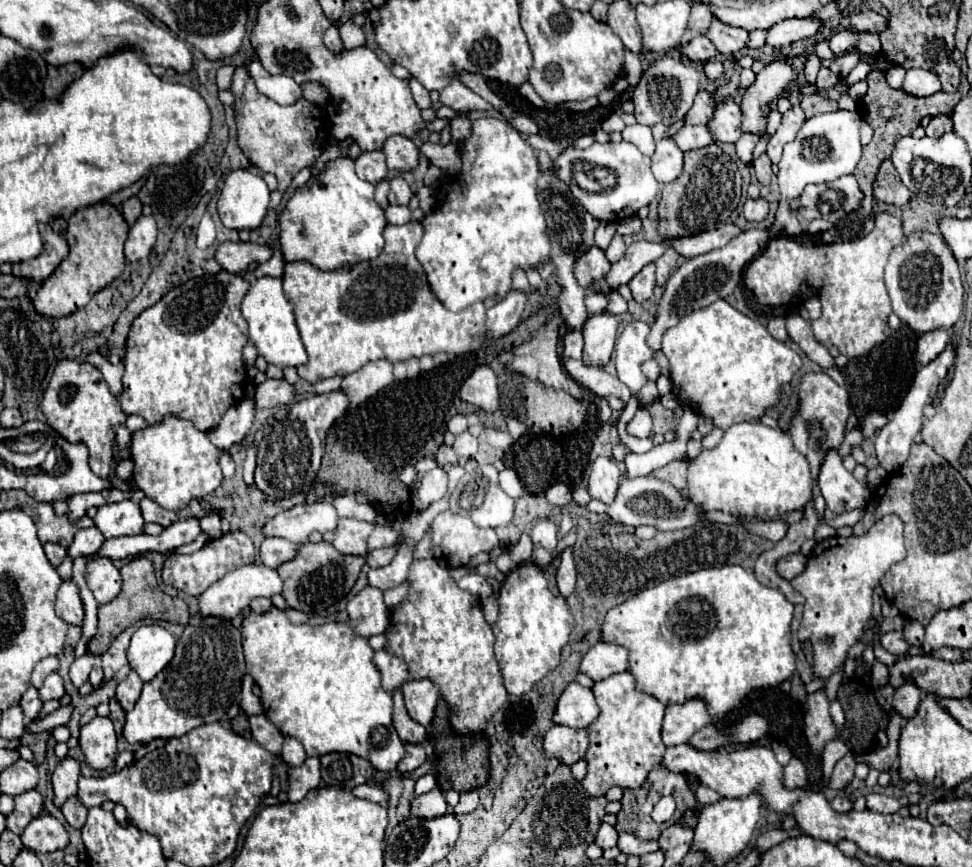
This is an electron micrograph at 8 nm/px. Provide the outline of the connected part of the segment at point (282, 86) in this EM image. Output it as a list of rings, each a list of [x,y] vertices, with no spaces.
[[[254,55],[248,57],[248,61],[242,65],[244,69],[248,69],[248,73],[254,77],[256,87],[262,95],[270,97],[272,101],[280,103],[280,105],[292,105],[296,99],[302,97],[302,89],[300,85],[292,79],[292,77],[284,77],[284,75],[270,75]]]

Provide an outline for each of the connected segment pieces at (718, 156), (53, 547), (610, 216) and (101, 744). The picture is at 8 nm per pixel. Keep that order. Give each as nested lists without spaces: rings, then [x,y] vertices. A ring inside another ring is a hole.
[[[716,143],[704,149],[686,151],[682,175],[662,187],[662,199],[658,205],[658,233],[668,241],[716,229],[738,207],[740,183],[742,177],[736,163],[732,163]]]
[[[44,543],[44,551],[46,551],[48,561],[54,567],[58,567],[64,561],[64,557],[66,557],[66,549],[62,545],[56,545],[56,543]]]
[[[620,141],[620,143],[594,143],[588,149],[576,149],[576,147],[566,147],[554,161],[552,167],[556,169],[556,177],[560,177],[560,181],[564,181],[572,195],[584,205],[584,209],[588,209],[588,213],[592,213],[596,219],[602,221],[620,221],[624,217],[636,215],[638,209],[650,205],[650,201],[658,195],[658,181],[654,179],[652,171],[650,171],[650,157],[642,155],[638,151],[636,145],[628,143],[628,141]],[[574,161],[588,161],[590,165],[602,165],[606,169],[610,169],[616,175],[616,187],[608,189],[608,191],[600,191],[600,193],[588,193],[582,191],[578,185],[572,185],[572,163]]]
[[[94,717],[80,731],[80,747],[92,769],[106,769],[116,759],[116,731],[110,717]]]

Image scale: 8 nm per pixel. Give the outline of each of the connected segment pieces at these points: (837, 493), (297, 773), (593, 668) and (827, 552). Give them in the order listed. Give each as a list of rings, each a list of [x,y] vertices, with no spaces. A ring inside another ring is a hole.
[[[828,449],[818,471],[818,487],[826,499],[826,507],[836,515],[866,507],[866,489],[844,469],[838,449]]]
[[[308,757],[300,767],[288,769],[290,781],[288,781],[288,801],[296,803],[306,797],[306,793],[312,787],[318,787],[320,783],[320,761],[318,757]]]
[[[598,641],[582,659],[580,671],[590,675],[594,681],[606,679],[614,673],[628,671],[628,649],[612,643]]]
[[[886,515],[866,535],[824,539],[808,557],[804,573],[790,581],[806,599],[798,639],[812,643],[816,677],[828,679],[846,661],[848,649],[862,639],[864,625],[872,615],[872,589],[894,563],[906,557],[902,527],[900,517]]]

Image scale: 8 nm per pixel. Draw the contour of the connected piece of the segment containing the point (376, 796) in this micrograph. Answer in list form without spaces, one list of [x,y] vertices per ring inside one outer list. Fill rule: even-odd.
[[[358,785],[358,787],[354,787],[352,791],[350,791],[354,797],[360,797],[360,799],[368,799],[368,801],[374,801],[374,803],[380,803],[380,805],[388,805],[388,797],[386,797],[386,793],[382,791],[382,789],[378,789],[378,787],[370,787],[370,785]]]

